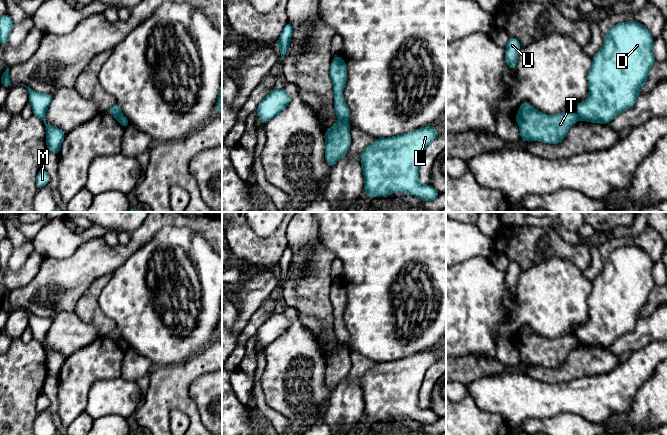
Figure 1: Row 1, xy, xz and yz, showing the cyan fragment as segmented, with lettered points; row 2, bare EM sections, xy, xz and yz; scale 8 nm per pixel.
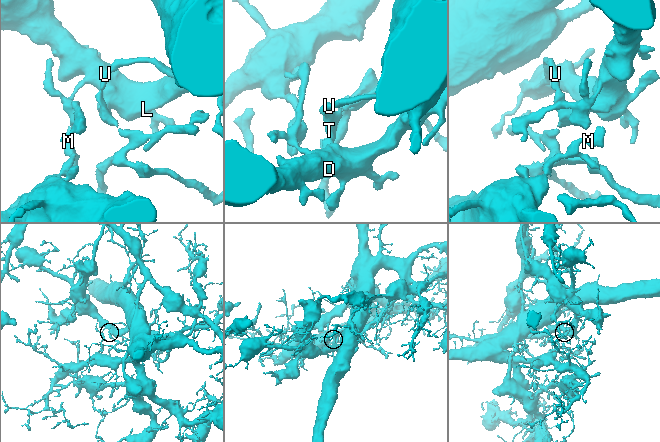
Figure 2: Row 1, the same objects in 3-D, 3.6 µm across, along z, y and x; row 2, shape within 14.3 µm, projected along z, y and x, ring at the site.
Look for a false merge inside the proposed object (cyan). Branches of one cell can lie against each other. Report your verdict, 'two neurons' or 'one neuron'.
two neurons

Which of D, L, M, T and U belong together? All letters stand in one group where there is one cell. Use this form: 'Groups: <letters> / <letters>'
Groups: D L M / T U

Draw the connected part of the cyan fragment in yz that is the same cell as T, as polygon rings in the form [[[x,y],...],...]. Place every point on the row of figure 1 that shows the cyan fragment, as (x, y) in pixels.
[[[527,101],[520,106],[515,119],[520,128],[520,137],[525,142],[541,141],[551,144],[561,142],[569,128],[580,120],[573,110],[549,116],[534,109]]]

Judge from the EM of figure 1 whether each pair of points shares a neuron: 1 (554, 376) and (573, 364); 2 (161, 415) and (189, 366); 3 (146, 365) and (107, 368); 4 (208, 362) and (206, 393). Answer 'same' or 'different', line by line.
1: same
2: same
3: different
4: different

